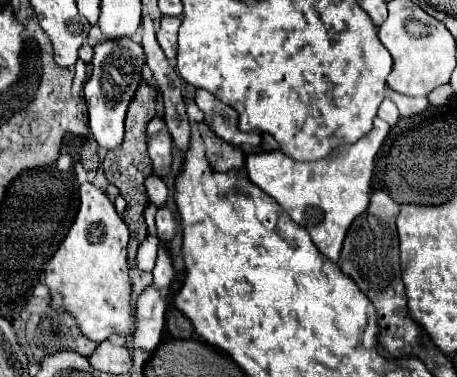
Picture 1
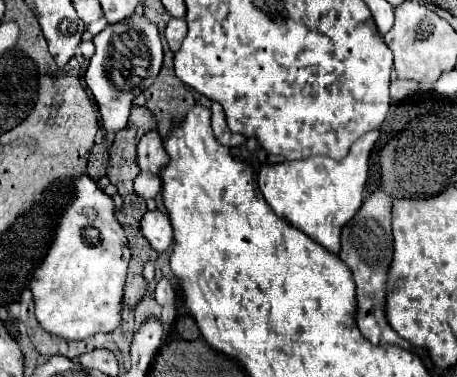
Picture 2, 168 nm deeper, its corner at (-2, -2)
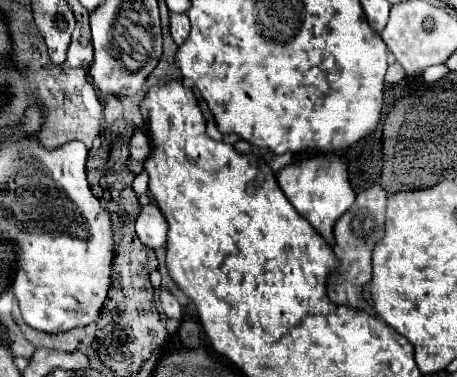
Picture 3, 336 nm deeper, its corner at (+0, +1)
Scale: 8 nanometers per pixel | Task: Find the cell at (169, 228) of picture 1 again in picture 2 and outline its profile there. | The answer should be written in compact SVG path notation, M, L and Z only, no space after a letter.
M147 211L139 223L139 229L143 237L149 241L149 245L157 251L163 253L167 247L173 243L173 227L169 223L169 217L161 211Z

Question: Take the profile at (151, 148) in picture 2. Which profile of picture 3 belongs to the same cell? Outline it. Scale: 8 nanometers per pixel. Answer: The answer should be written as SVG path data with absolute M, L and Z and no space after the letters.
M135 130L135 134L131 136L129 142L129 170L133 174L139 174L143 170L143 162L149 158L151 154L151 142L147 138L147 134L143 130Z

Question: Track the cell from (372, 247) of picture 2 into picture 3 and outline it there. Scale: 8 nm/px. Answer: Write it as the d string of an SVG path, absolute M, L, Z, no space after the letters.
M373 186L373 188L363 190L361 194L357 194L355 204L335 224L335 242L337 242L337 246L333 246L333 252L341 260L341 270L337 272L337 276L333 276L333 280L329 284L329 298L335 304L351 306L355 310L369 312L371 316L375 316L375 312L365 302L363 288L371 282L371 254L373 254L373 248L377 246L377 242L385 234L385 206L387 206L387 192L381 186Z

